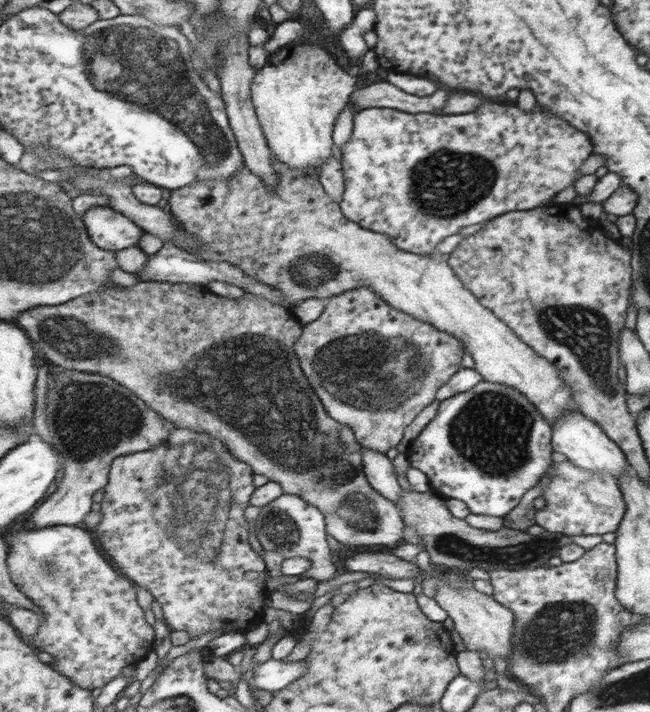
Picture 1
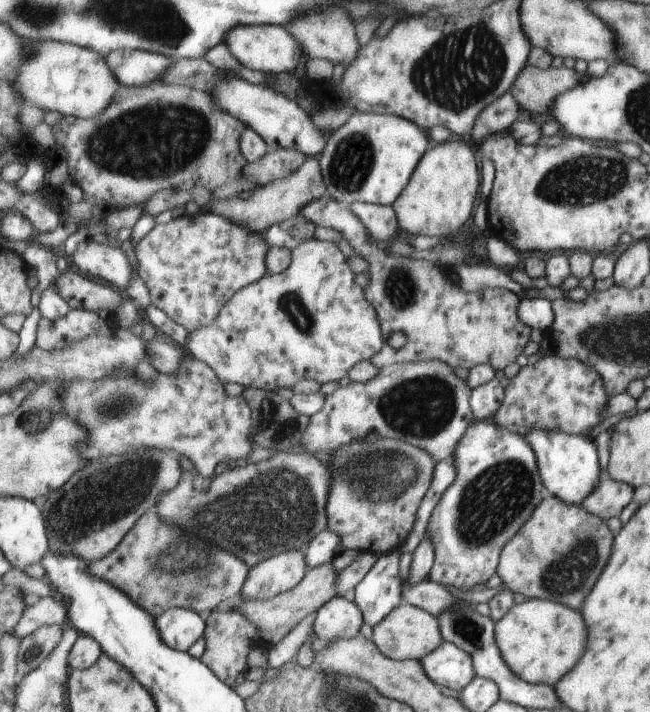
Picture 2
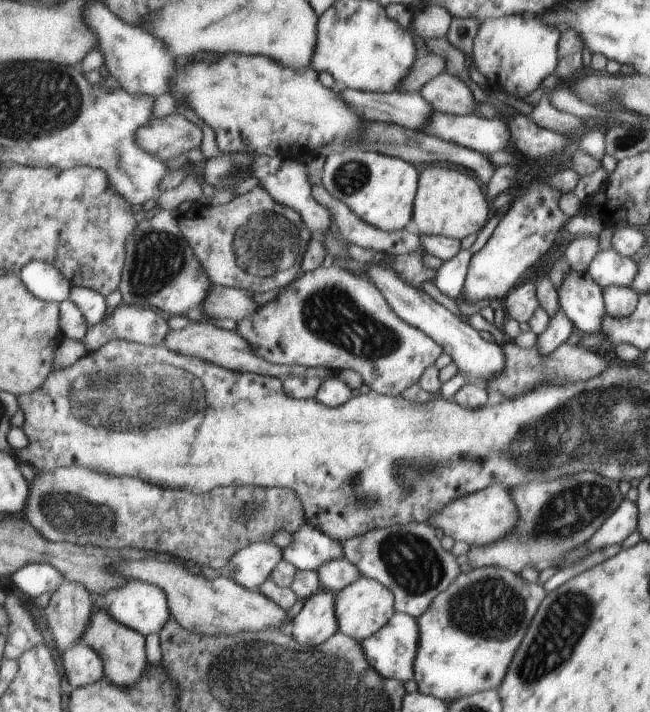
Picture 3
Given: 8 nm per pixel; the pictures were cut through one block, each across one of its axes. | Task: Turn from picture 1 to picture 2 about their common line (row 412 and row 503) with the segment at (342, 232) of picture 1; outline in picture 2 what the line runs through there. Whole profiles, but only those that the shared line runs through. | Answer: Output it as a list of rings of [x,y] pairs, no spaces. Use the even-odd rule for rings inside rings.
[[[545,493],[543,501],[527,520],[527,524],[507,542],[499,558],[499,576],[513,593],[521,592],[529,599],[548,599],[580,611],[584,598],[590,594],[598,576],[610,560],[614,547],[614,534],[606,530],[606,524],[595,514],[580,505],[569,505]]]

